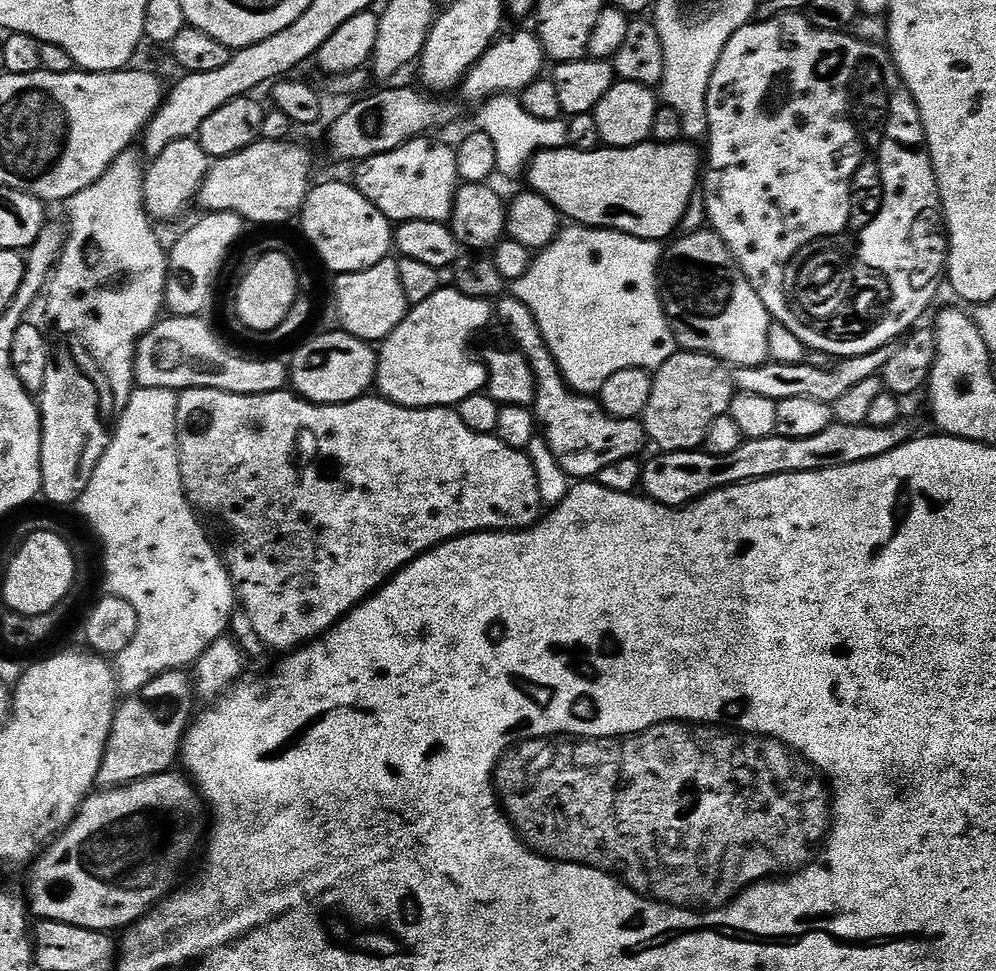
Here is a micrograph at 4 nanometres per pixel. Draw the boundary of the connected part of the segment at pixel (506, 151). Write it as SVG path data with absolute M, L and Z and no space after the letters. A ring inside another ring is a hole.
M496 94L487 101L480 112L479 131L490 134L496 151L496 171L502 177L516 176L525 171L525 162L531 161L538 152L550 148L562 148L568 143L568 126L563 119L545 121L526 114L519 99L512 94ZM524 160L524 164L522 161Z

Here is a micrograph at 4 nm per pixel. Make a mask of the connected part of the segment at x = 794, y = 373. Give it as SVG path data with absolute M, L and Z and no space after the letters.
M895 343L882 346L865 356L850 356L839 361L840 364L831 372L828 368L815 368L812 362L803 364L774 364L767 363L753 368L736 368L734 372L734 384L739 391L746 394L760 394L762 398L770 398L774 401L786 398L814 398L823 404L835 406L838 398L846 394L846 390L858 386L858 382L866 382L866 378L880 376L884 371L886 362L894 358L897 345Z

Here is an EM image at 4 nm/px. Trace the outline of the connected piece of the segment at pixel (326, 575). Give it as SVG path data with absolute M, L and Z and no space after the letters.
M185 388L179 397L176 432L180 435L184 492L193 508L221 520L232 531L232 541L222 548L222 559L236 587L239 607L250 618L250 626L254 626L254 634L258 634L261 645L279 654L291 654L329 632L400 569L444 541L453 540L455 536L469 536L472 532L518 532L532 527L542 515L538 474L534 474L527 451L507 448L495 435L470 430L452 408L403 408L379 394L365 394L345 404L312 404L292 390L247 396L209 388Z

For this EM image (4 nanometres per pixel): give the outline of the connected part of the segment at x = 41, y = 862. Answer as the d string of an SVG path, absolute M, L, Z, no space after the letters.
M169 770L121 788L93 791L66 831L60 833L31 865L26 895L31 915L40 920L66 922L70 926L112 934L115 928L131 928L177 891L180 864L195 854L196 843L199 840L201 843L206 832L206 801L195 783L177 772Z

